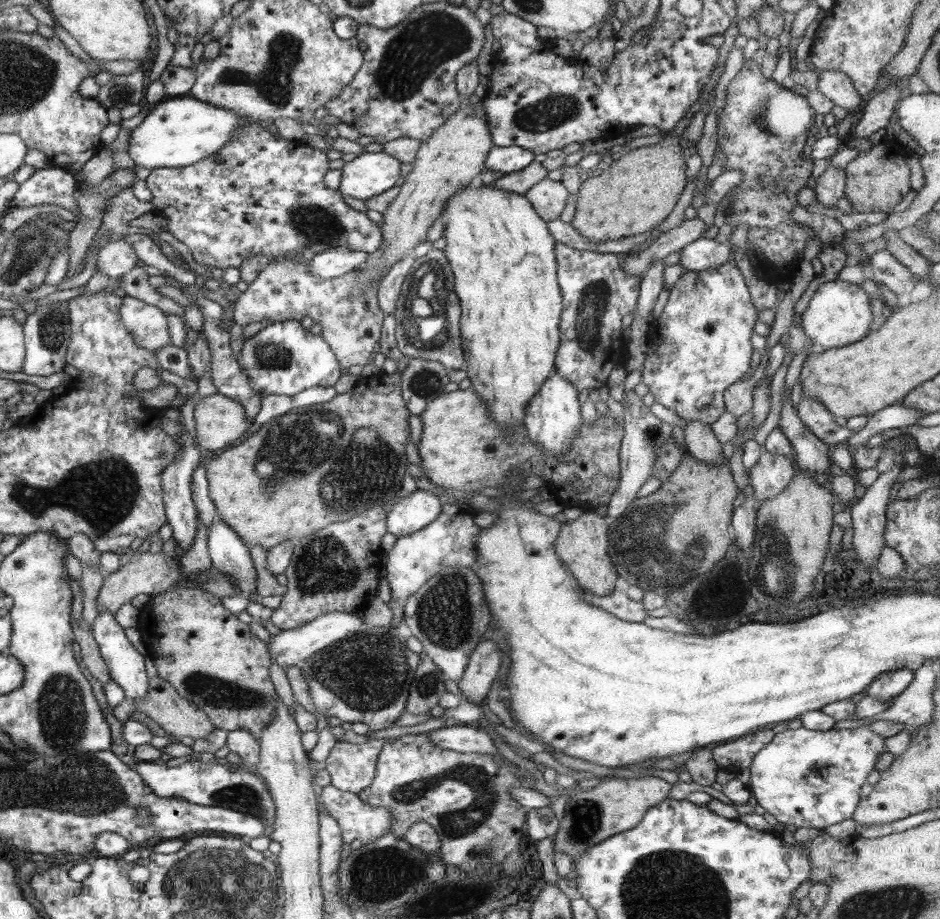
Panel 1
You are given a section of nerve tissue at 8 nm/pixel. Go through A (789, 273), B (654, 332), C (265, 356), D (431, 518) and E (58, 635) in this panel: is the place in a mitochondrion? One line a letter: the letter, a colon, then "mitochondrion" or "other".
A: other
B: other
C: mitochondrion
D: other
E: other

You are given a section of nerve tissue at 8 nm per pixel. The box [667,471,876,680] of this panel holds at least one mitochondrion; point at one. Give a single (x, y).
(773, 545)

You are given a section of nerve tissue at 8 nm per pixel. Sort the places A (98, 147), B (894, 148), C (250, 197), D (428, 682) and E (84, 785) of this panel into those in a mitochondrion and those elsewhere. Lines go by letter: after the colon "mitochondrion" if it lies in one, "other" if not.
A: other
B: other
C: other
D: mitochondrion
E: mitochondrion

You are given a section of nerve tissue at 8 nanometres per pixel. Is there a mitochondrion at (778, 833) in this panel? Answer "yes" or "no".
no

